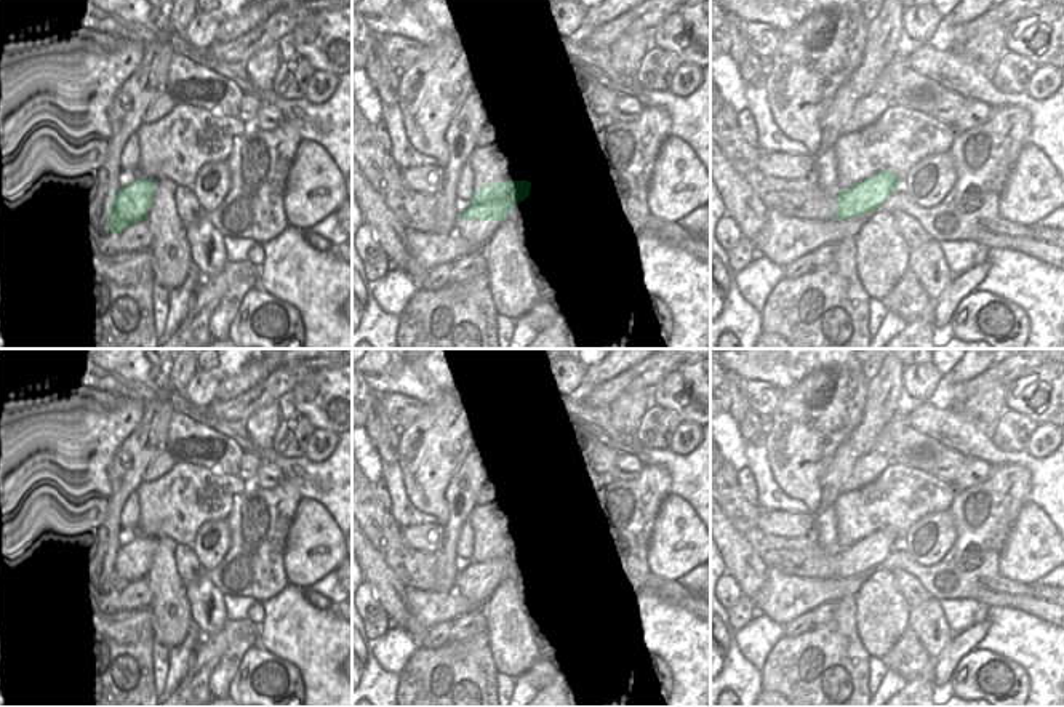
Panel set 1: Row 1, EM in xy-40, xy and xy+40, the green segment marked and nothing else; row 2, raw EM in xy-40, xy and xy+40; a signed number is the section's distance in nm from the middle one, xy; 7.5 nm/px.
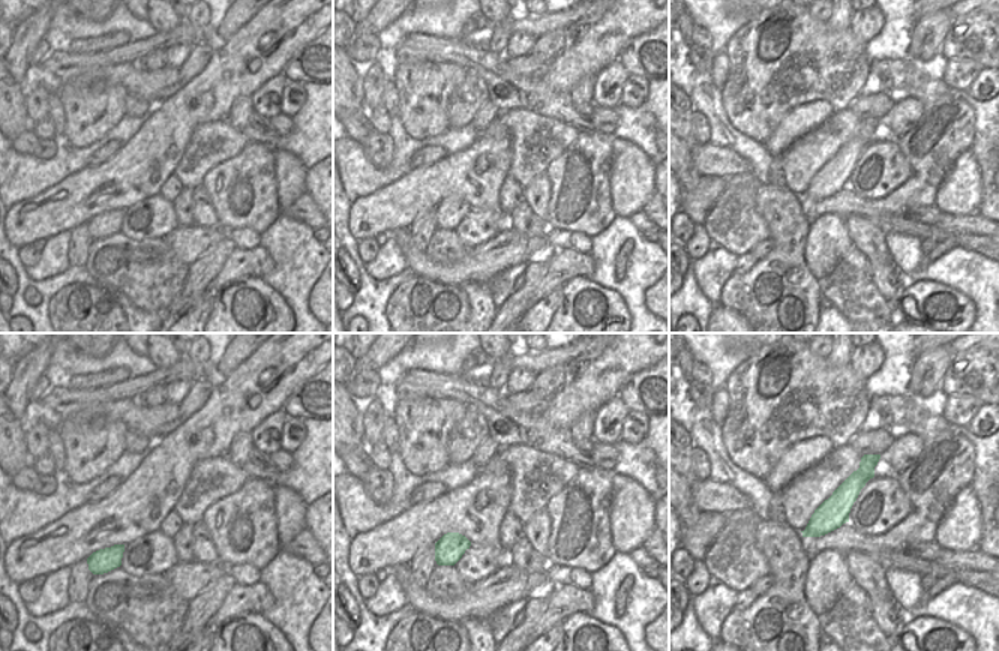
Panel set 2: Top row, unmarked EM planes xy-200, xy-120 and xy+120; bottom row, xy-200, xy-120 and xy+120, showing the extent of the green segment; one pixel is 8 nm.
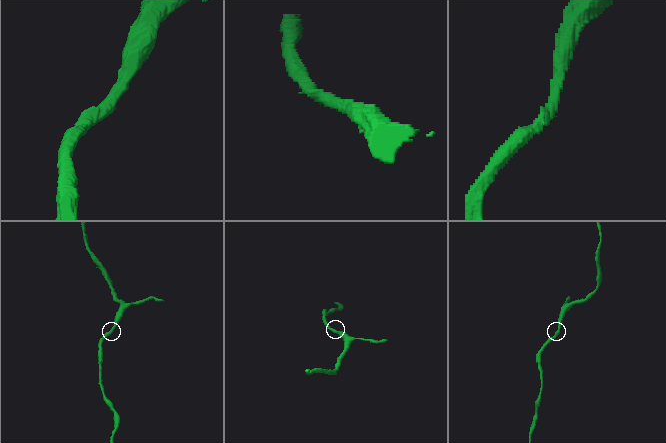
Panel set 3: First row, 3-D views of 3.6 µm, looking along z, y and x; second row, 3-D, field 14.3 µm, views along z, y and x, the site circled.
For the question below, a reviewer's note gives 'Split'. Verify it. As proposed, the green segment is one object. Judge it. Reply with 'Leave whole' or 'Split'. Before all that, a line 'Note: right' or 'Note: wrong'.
Note: wrong
Leave whole

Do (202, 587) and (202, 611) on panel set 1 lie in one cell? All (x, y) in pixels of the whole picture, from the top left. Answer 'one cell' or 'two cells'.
one cell

